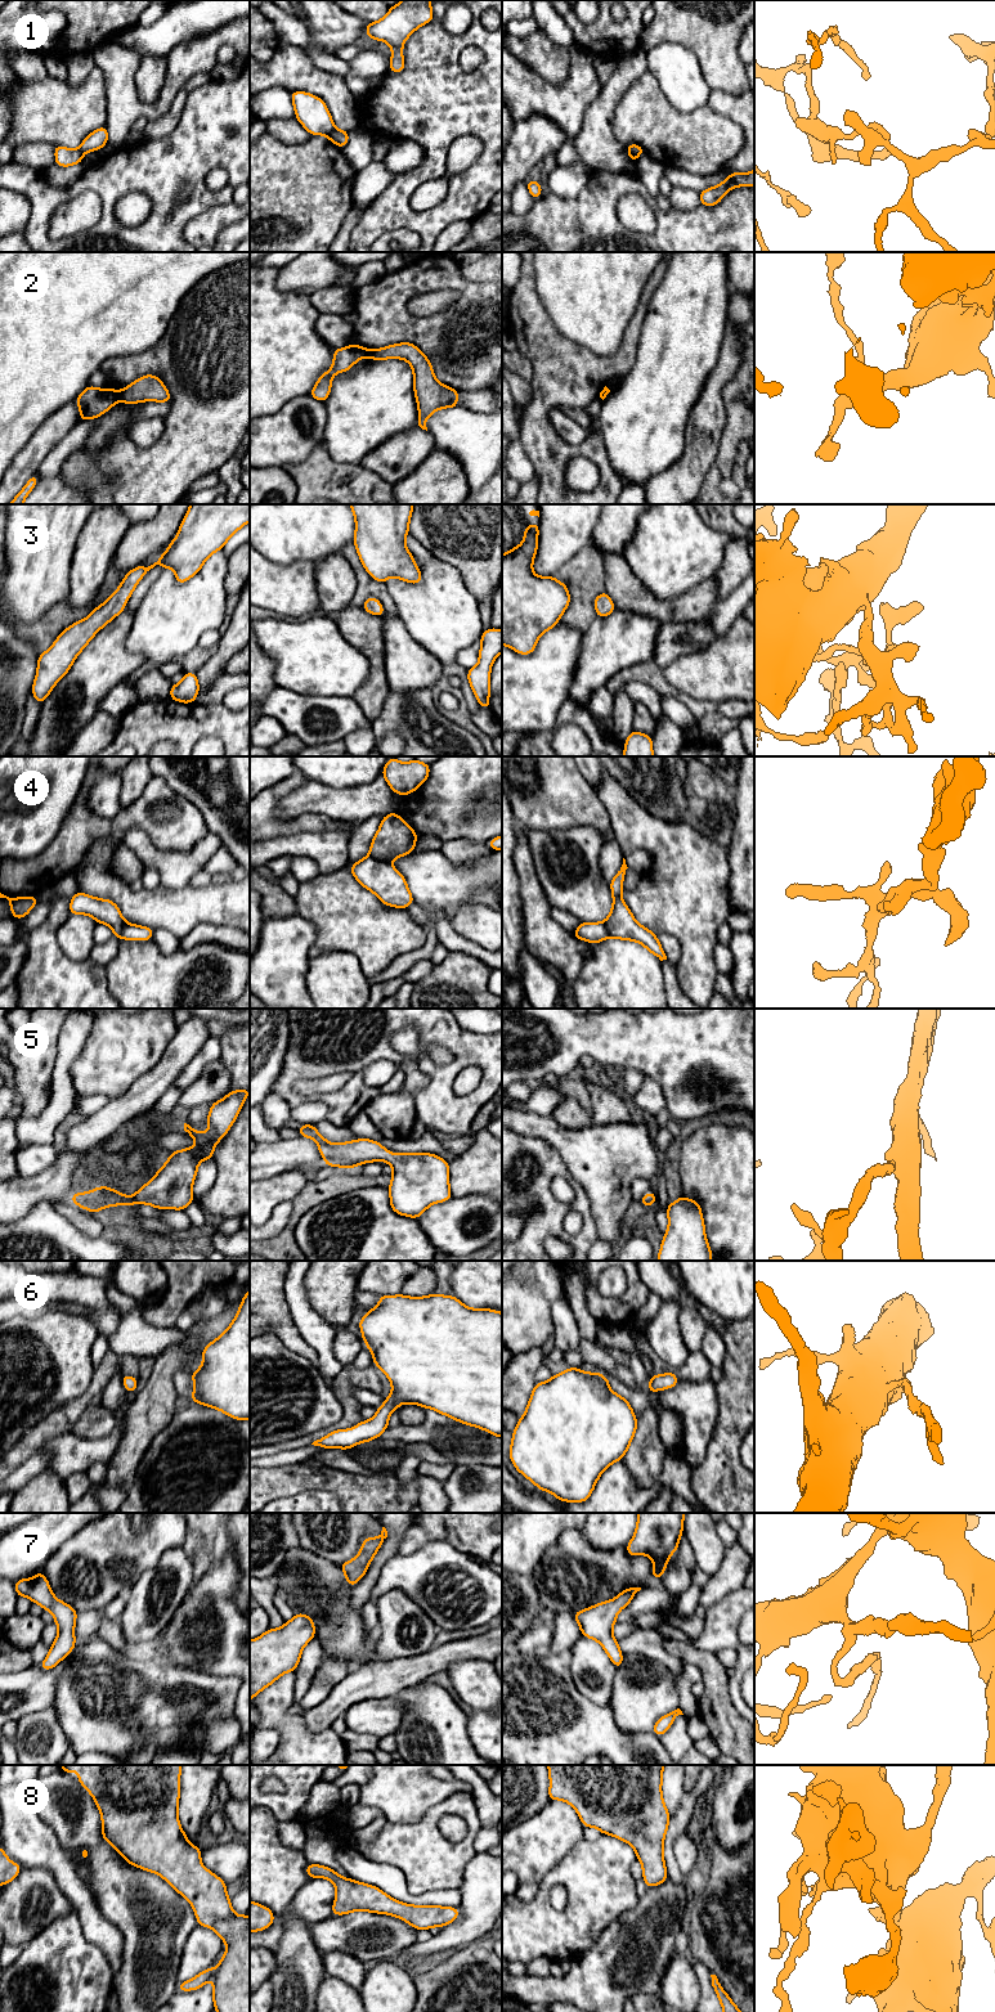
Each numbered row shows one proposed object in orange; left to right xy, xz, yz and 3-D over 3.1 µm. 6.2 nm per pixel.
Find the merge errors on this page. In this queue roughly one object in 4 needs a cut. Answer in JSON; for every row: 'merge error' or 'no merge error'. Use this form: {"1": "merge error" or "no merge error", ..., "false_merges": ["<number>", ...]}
{"1": "merge error", "2": "merge error", "3": "no merge error", "4": "merge error", "5": "no merge error", "6": "no merge error", "7": "no merge error", "8": "no merge error", "false_merges": ["1", "2", "4"]}

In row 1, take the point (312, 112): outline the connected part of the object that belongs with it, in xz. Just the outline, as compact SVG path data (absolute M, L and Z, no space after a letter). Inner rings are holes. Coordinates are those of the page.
M292 91L291 100L296 120L310 135L330 138L335 125L326 103L321 98L305 91Z

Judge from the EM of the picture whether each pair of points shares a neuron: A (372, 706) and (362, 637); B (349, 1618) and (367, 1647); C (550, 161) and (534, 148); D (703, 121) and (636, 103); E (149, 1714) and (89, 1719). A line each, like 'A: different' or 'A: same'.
A: same
B: same
C: different
D: same
E: same

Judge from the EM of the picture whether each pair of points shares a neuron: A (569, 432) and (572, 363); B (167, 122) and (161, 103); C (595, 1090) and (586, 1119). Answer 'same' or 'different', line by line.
A: different
B: different
C: different

